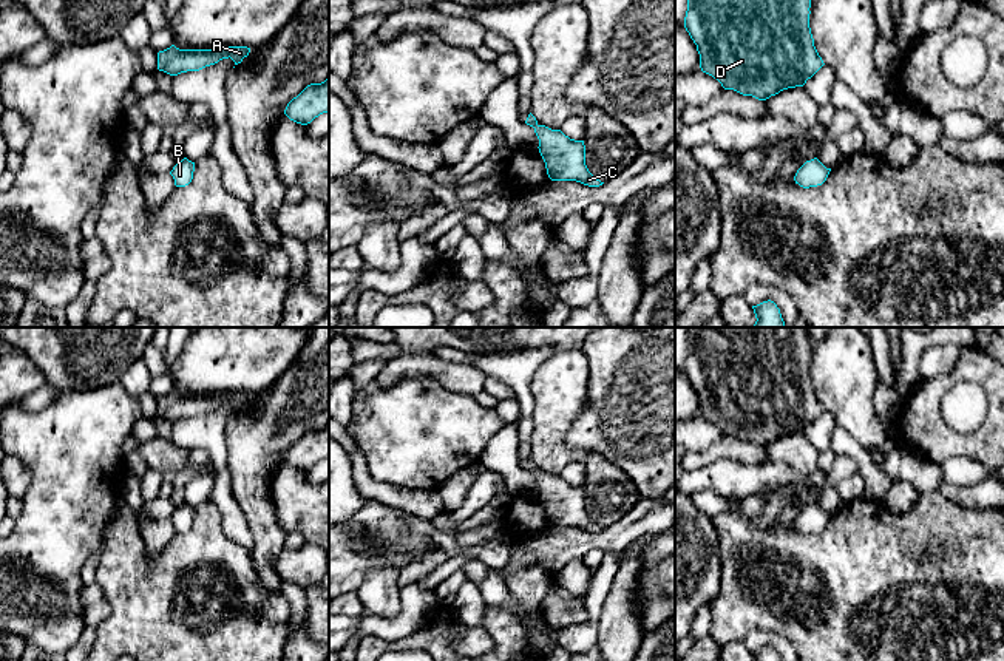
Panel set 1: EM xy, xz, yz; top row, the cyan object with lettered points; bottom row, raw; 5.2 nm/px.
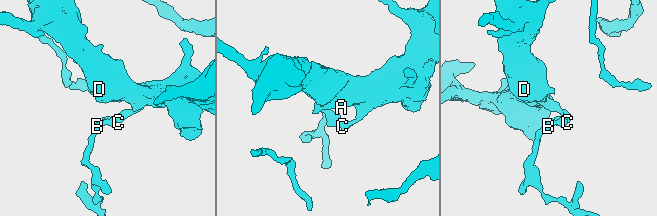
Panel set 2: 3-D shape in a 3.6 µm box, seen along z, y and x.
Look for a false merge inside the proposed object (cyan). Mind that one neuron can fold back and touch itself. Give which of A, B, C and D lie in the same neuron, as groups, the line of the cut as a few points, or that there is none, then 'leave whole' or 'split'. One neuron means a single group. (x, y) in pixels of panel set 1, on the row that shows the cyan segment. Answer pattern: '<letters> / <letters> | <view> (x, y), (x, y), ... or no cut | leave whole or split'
A B C D | no cut | leave whole

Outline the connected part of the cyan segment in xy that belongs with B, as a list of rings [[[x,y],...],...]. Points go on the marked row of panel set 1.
[[[184,158],[182,161],[179,161],[173,167],[170,175],[173,176],[176,187],[185,187],[185,185],[188,185],[192,182],[193,171],[195,171],[195,162],[192,162],[187,158]]]

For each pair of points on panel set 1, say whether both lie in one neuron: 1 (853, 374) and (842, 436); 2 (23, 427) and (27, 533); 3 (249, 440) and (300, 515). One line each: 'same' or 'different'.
1: different
2: same
3: different

